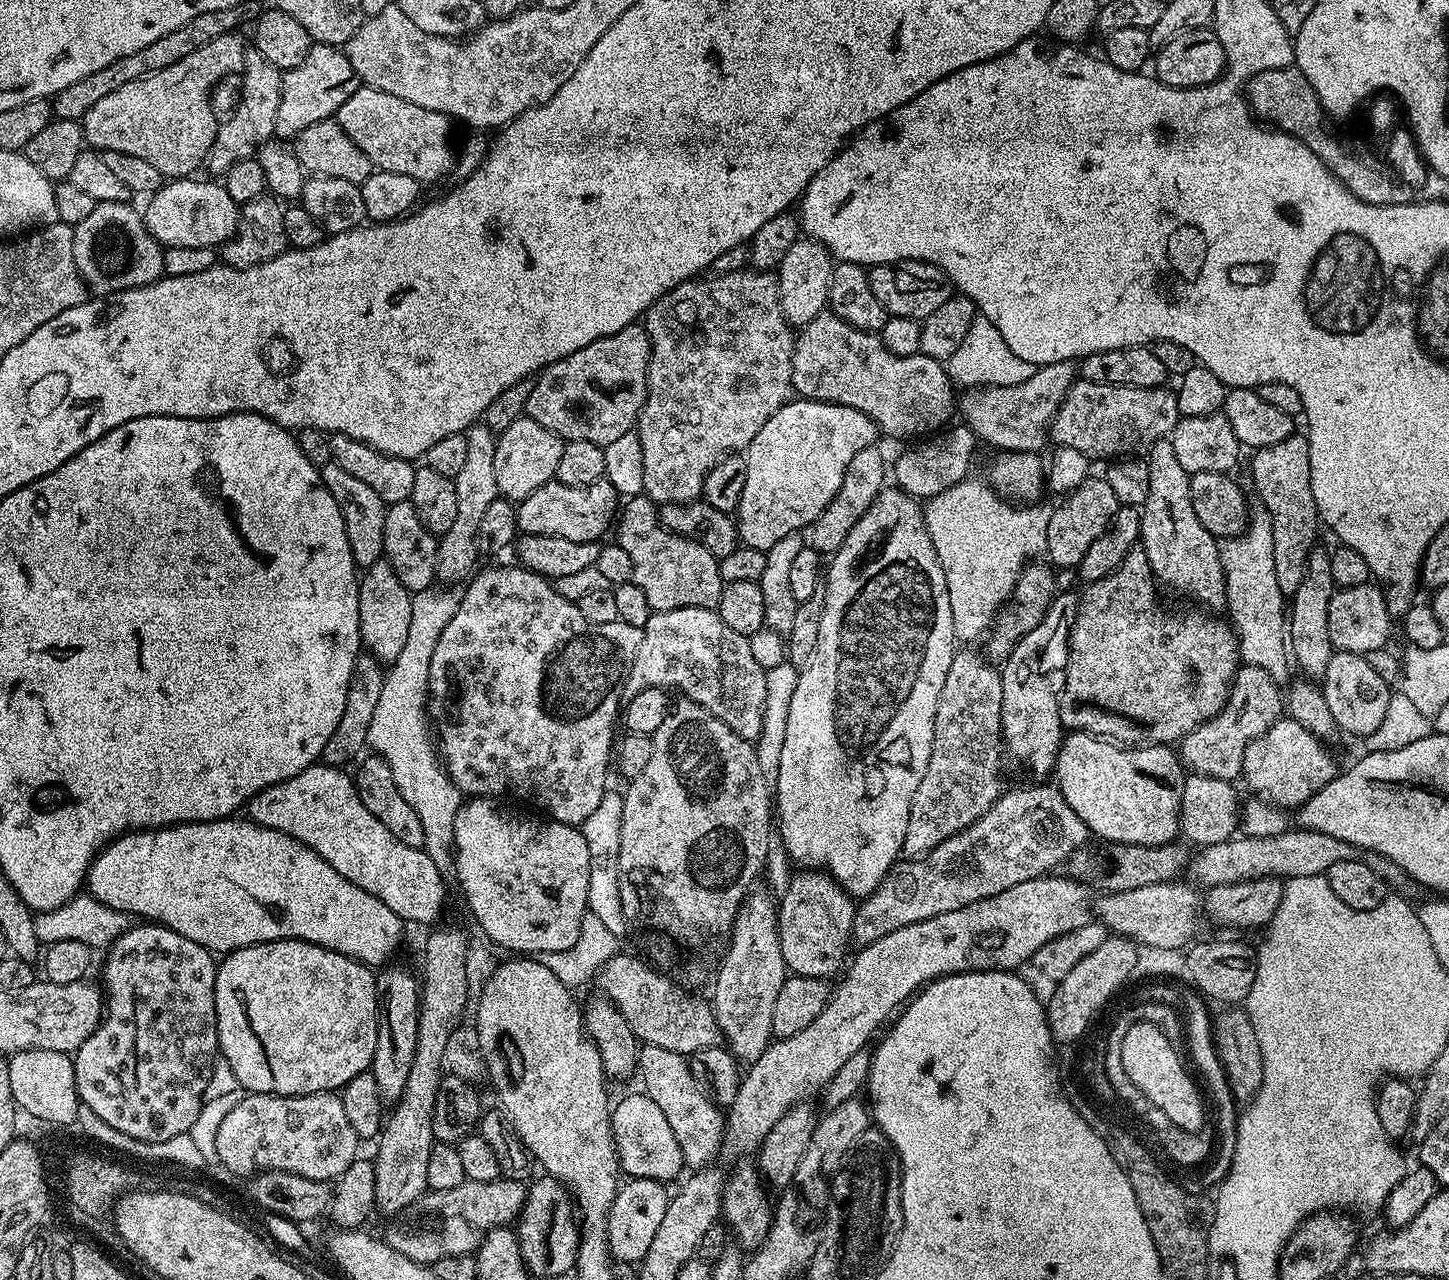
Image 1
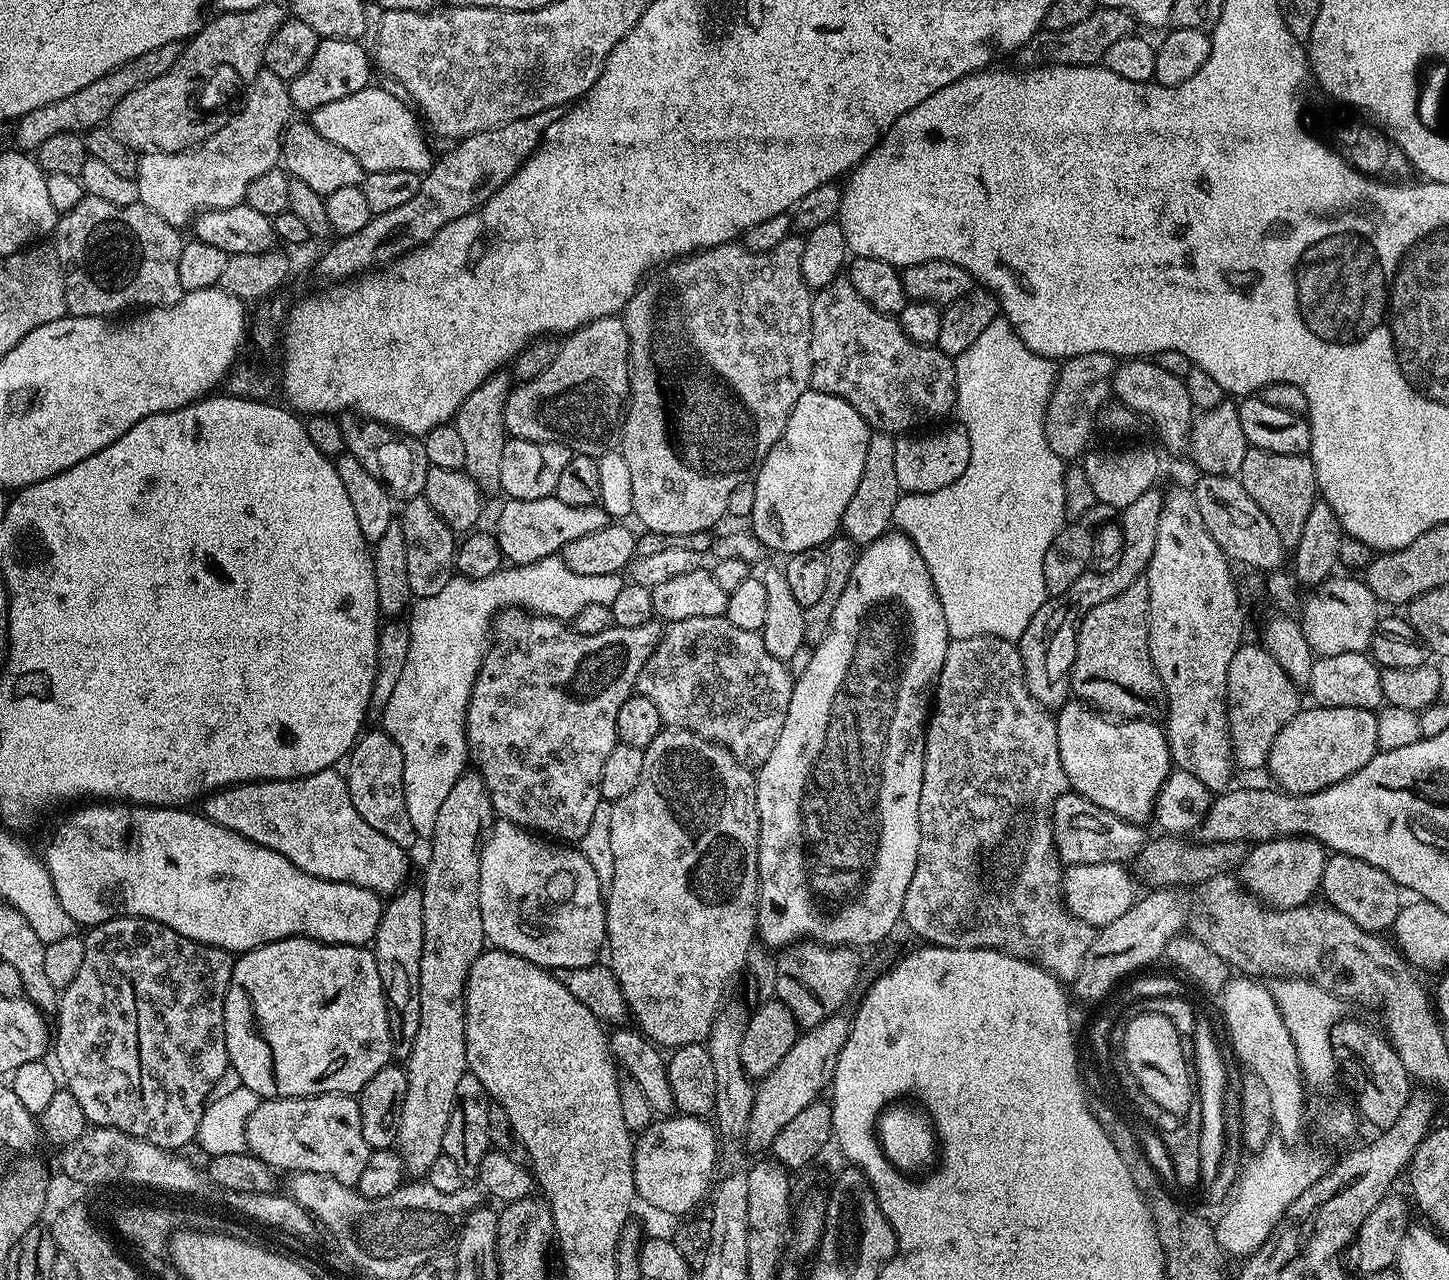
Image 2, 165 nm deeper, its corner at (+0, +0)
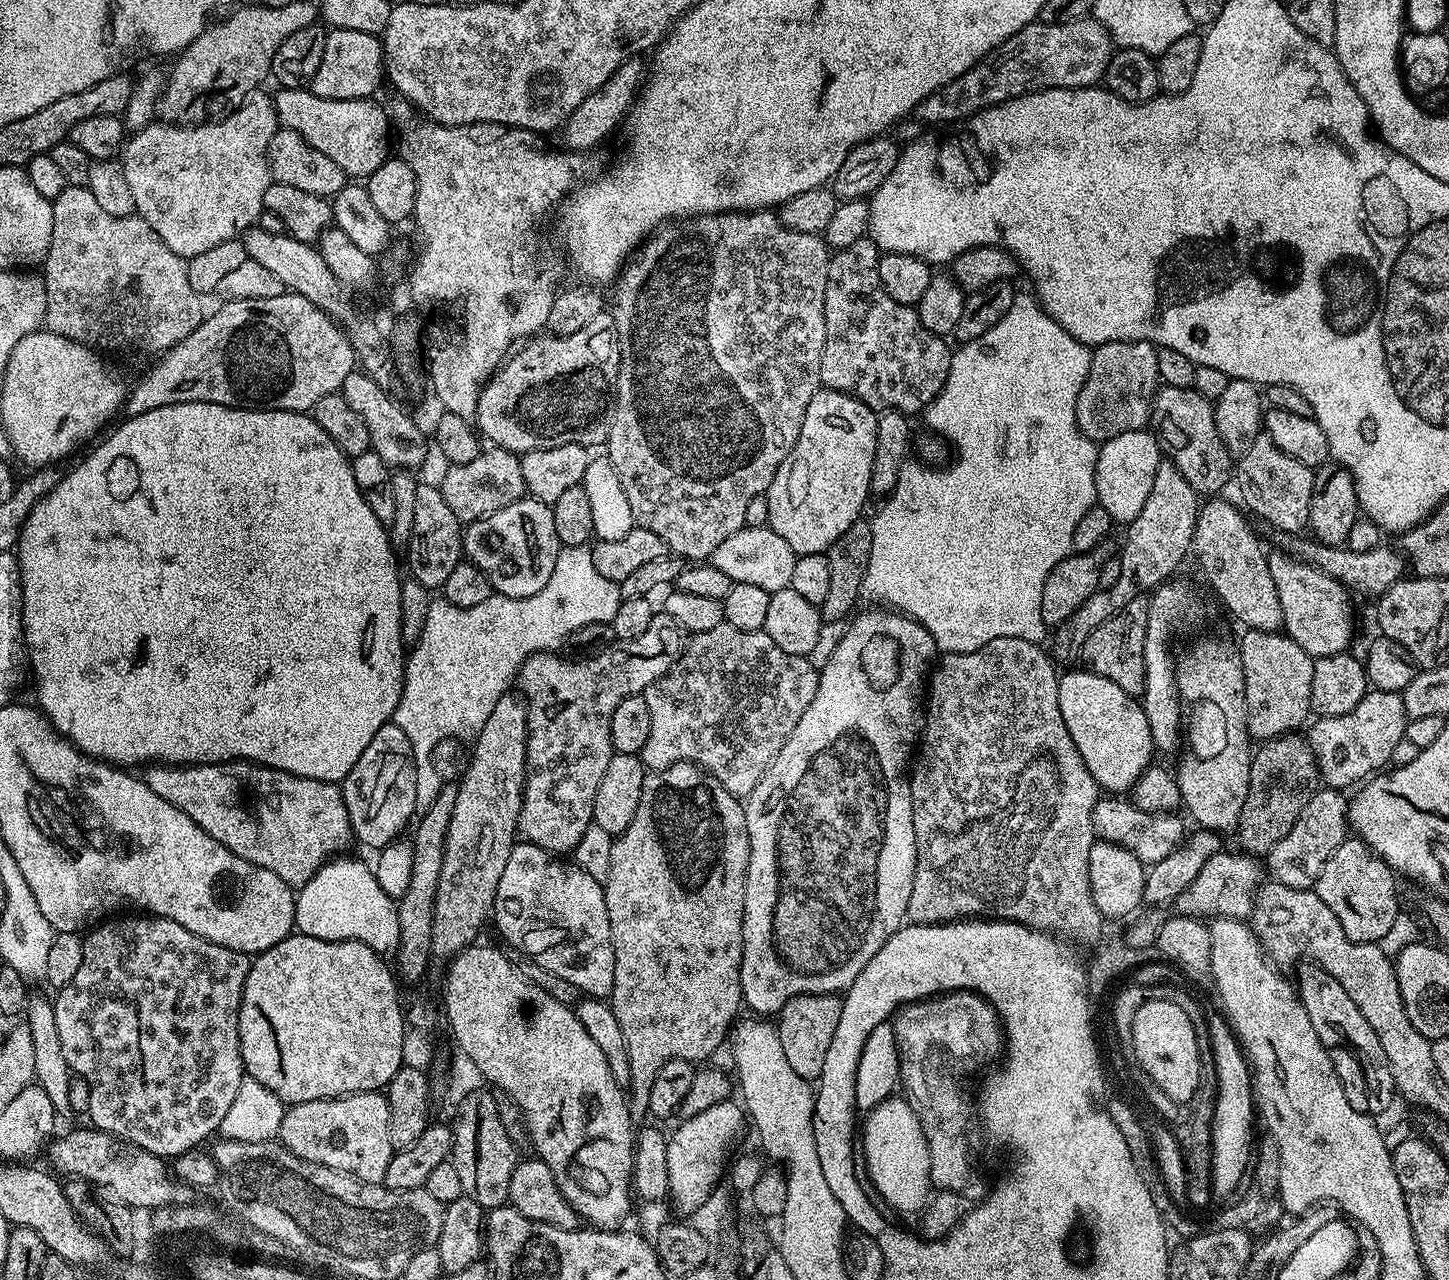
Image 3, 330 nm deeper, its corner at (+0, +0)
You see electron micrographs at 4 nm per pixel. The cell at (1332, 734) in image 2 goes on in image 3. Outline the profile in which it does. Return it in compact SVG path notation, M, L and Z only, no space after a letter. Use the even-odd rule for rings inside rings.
M1369 690L1362 702L1350 710L1350 714L1313 719L1307 729L1306 739L1316 756L1321 781L1329 788L1348 790L1348 787L1351 789L1379 773L1387 765L1384 763L1393 759L1394 746L1405 740L1404 731L1408 722L1399 692L1375 690Z

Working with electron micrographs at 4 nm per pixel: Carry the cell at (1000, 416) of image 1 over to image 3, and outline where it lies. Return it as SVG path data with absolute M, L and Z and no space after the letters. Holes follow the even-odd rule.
M1119 340L1095 345L1090 374L1078 394L1076 426L1094 441L1103 442L1124 431L1147 429L1152 401L1158 391L1156 345L1144 340Z

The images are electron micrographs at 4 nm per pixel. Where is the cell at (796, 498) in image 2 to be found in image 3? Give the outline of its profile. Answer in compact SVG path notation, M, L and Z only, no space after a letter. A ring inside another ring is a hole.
M821 390L814 394L814 398L810 398L810 406L806 406L806 418L802 418L802 430L798 434L798 442L794 442L794 446L790 450L790 454L778 466L778 470L774 474L774 482L770 482L768 491L768 523L767 527L774 530L774 534L778 534L790 545L790 550L794 550L797 556L805 556L806 554L818 554L819 552L827 553L829 546L834 542L838 542L838 538L842 538L842 534L846 534L846 530L850 530L850 526L854 521L861 519L865 515L864 503L870 500L872 491L872 471L874 470L874 446L876 445L876 421L877 413L871 408L867 408L862 402L858 402L853 396L847 396L841 392L833 392L831 390Z

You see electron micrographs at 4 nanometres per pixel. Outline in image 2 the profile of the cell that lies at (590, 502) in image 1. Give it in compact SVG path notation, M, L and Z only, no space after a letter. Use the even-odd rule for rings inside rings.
M555 494L537 500L508 500L496 520L494 535L500 555L509 565L533 564L547 556L554 556L566 542L582 538L582 534L594 534L610 523L610 517L596 504L567 504Z

